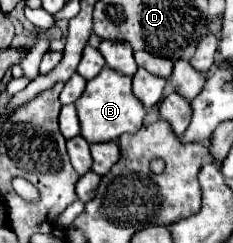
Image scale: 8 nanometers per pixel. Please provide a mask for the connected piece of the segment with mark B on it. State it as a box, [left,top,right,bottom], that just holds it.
[74,67,146,143]

